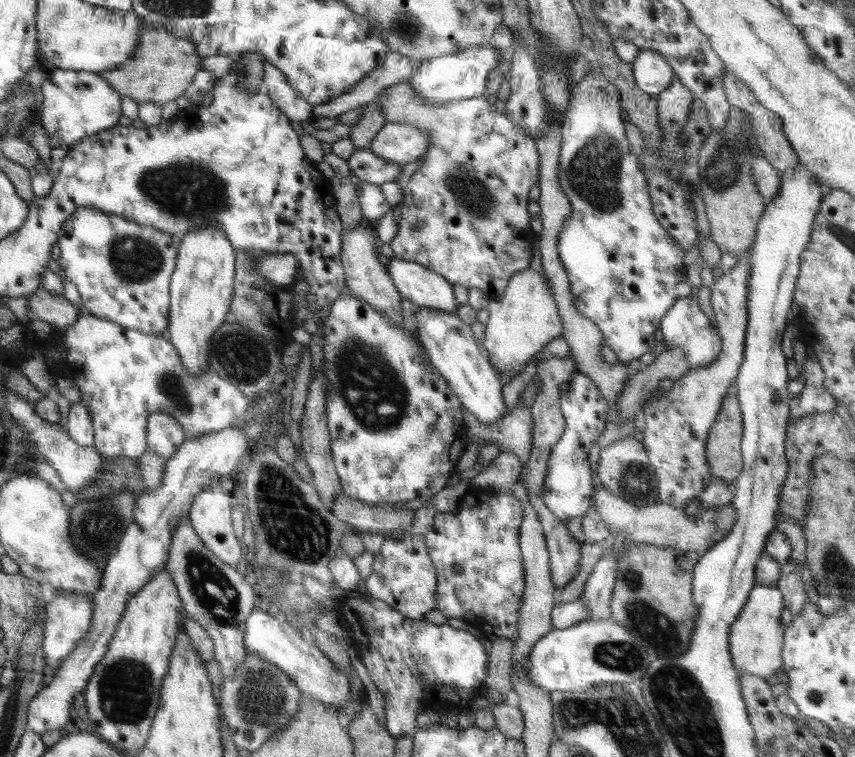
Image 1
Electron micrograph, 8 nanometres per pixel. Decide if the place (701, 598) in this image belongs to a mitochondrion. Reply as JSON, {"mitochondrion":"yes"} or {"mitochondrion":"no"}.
{"mitochondrion":"no"}

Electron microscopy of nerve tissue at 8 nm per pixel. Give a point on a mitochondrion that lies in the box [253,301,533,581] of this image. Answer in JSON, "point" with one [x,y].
{"point":[373,391]}

